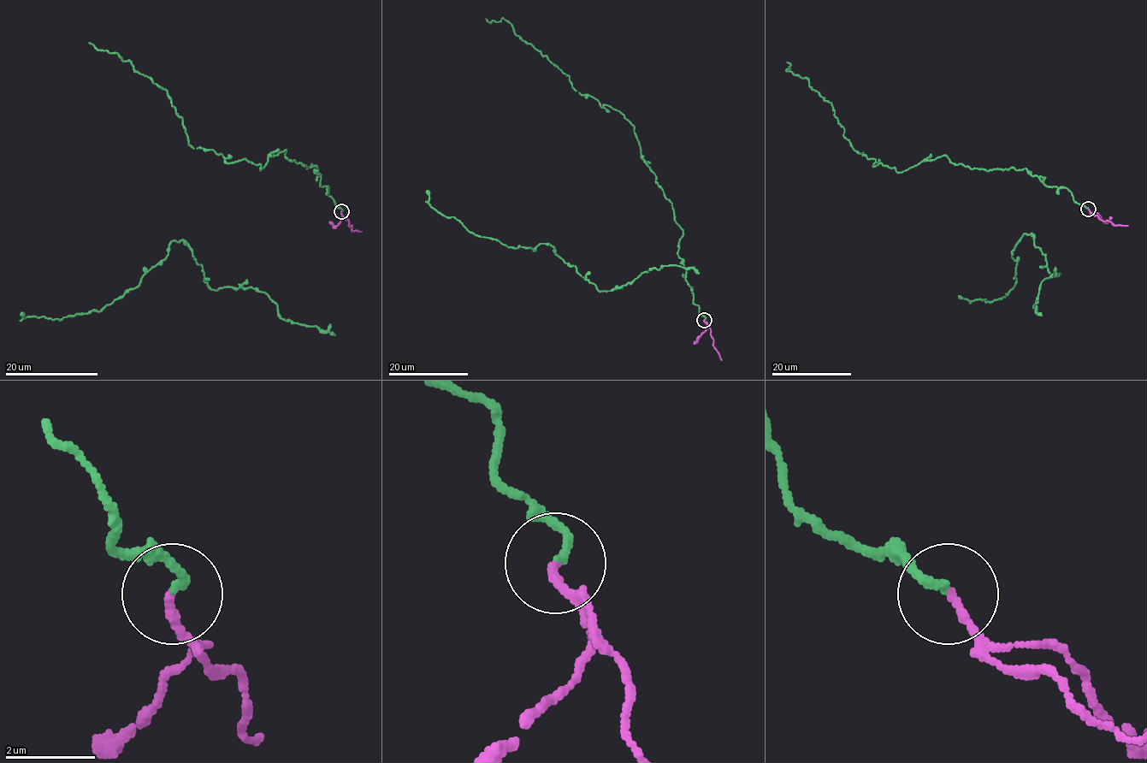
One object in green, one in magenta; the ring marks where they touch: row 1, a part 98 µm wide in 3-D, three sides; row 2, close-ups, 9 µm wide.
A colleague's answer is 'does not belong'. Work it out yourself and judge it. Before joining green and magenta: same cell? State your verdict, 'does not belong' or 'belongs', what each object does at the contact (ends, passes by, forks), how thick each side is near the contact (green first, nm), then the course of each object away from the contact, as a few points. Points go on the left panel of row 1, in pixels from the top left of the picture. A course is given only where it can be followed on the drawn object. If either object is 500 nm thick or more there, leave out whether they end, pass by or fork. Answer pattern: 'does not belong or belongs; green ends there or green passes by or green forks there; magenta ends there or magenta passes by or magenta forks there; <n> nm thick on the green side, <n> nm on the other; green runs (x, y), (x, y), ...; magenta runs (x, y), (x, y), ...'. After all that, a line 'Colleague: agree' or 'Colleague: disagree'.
belongs; green ends there; magenta ends there; 190 nm thick on the green side, 200 nm on the other; green runs (341, 212), (319, 185), (316, 165), (290, 161), (286, 150), (260, 170), (193, 148), (168, 91), (89, 42); magenta runs (341, 212), (351, 229), (362, 232)
Colleague: disagree

